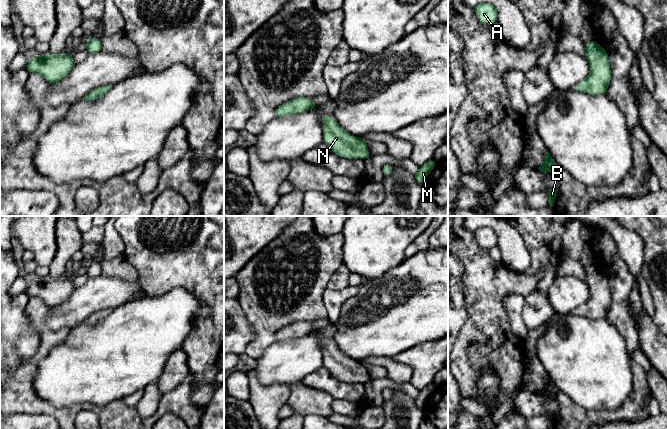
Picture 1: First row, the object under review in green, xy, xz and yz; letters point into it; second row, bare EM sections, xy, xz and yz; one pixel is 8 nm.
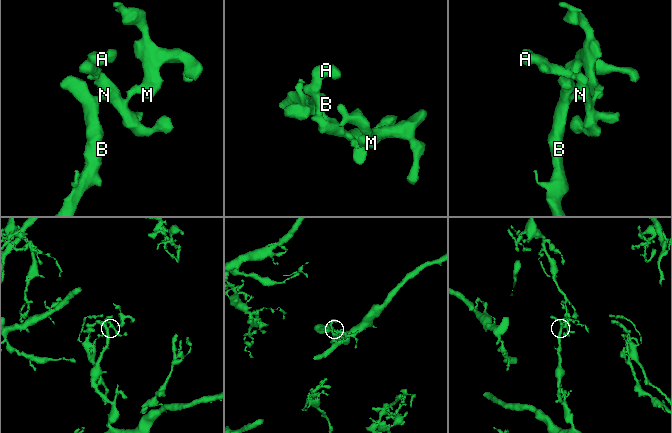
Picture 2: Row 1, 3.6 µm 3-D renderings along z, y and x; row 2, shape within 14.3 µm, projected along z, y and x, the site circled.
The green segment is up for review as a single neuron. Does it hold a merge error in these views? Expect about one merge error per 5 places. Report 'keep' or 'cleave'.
keep

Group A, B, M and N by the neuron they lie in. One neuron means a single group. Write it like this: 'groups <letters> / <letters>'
groups A B M N

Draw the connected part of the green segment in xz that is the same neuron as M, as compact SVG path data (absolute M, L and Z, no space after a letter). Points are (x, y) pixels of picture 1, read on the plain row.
M431 383L425 388L423 388L422 390L420 390L419 395L416 398L414 398L415 404L419 408L423 409L425 406L425 403L431 397L431 395L436 391L436 389L437 389L437 385L435 385L434 383Z

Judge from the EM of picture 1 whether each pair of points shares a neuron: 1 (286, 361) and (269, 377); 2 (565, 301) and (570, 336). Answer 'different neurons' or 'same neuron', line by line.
1: same neuron
2: same neuron

